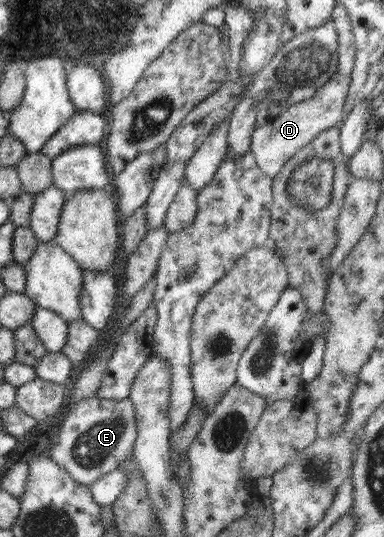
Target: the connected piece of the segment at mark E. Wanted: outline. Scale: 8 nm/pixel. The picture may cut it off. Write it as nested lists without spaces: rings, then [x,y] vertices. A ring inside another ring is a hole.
[[[96,396],[82,399],[62,422],[56,441],[50,449],[50,457],[66,469],[77,483],[90,486],[133,455],[136,421],[135,407],[128,397],[121,402]]]

